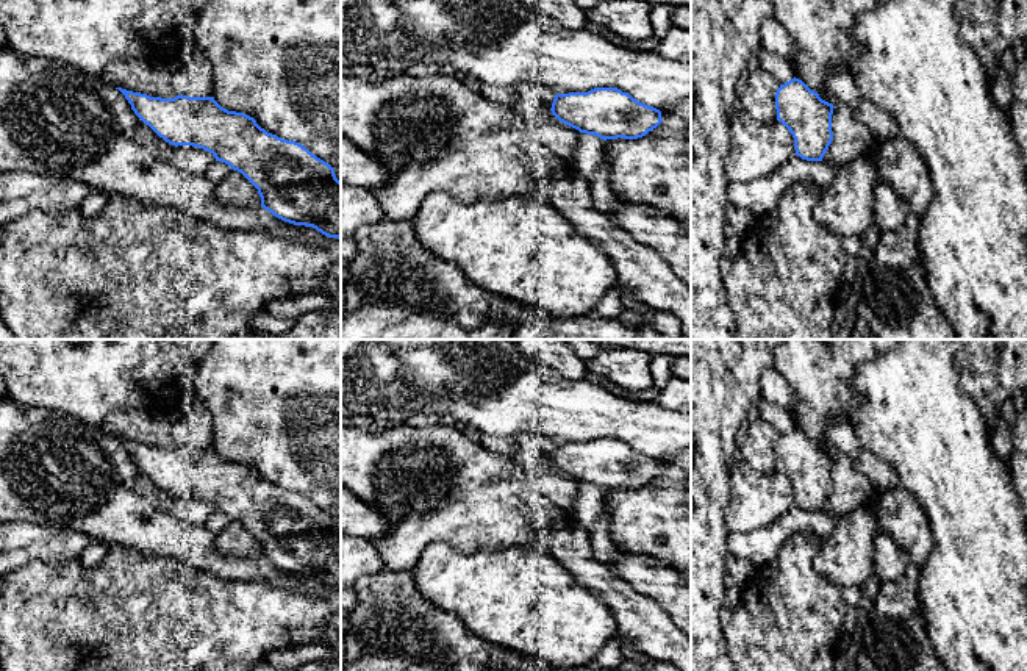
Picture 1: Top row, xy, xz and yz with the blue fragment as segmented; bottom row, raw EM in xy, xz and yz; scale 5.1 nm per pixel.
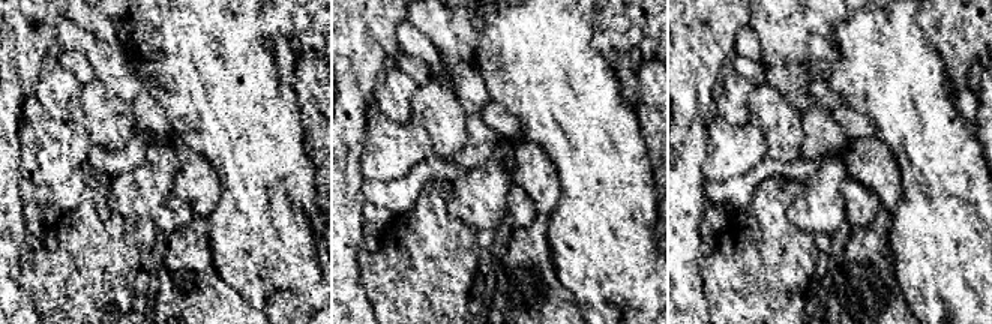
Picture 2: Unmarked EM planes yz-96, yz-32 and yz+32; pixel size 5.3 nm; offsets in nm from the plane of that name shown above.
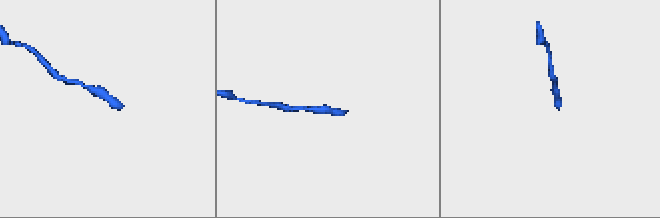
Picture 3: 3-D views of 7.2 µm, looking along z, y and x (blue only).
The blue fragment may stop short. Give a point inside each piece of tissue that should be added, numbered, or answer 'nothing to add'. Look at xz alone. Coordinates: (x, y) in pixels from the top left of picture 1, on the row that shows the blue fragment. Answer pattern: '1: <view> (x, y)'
nothing to add

